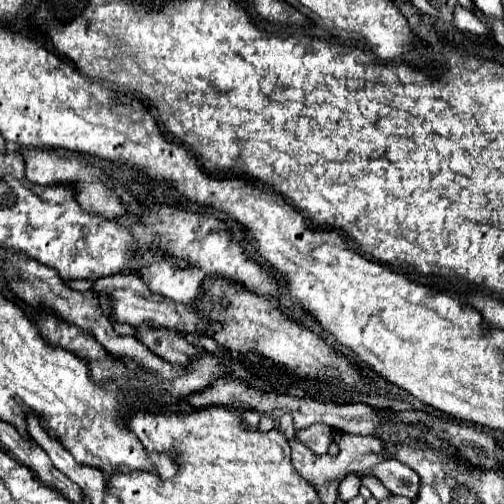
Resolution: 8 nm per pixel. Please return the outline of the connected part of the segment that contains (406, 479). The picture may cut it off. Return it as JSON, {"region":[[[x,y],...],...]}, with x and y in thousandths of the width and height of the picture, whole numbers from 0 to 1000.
{"region":[[[762,913],[730,933],[718,937],[702,937],[710,948],[722,944],[742,944],[750,948],[778,980],[790,984],[810,984],[810,988],[825,988],[829,968],[833,968],[833,948],[821,933],[813,933],[810,925],[786,917],[786,913]]]}

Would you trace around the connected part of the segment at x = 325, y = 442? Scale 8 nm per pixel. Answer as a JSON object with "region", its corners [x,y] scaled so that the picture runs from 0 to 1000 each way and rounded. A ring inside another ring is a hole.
{"region":[[[619,841],[603,853],[587,857],[587,869],[595,881],[615,889],[627,905],[639,905],[651,897],[655,885],[655,845],[651,841]]]}

